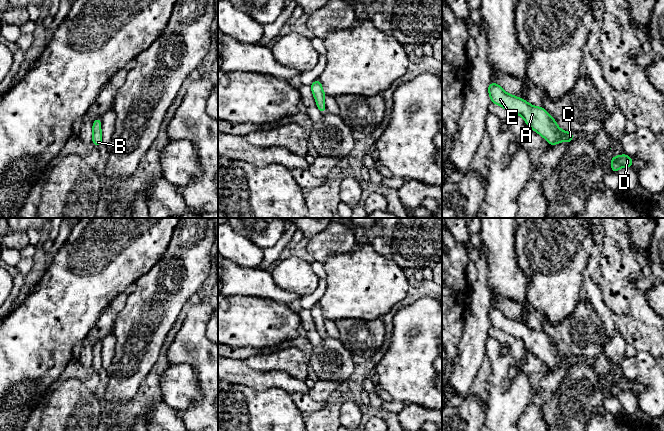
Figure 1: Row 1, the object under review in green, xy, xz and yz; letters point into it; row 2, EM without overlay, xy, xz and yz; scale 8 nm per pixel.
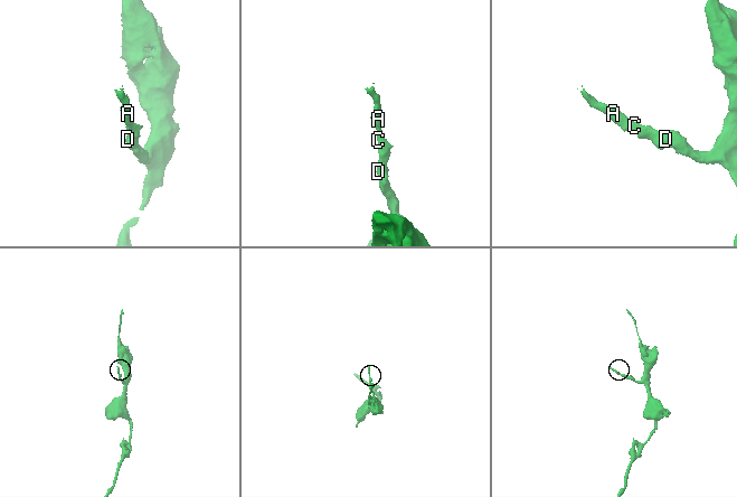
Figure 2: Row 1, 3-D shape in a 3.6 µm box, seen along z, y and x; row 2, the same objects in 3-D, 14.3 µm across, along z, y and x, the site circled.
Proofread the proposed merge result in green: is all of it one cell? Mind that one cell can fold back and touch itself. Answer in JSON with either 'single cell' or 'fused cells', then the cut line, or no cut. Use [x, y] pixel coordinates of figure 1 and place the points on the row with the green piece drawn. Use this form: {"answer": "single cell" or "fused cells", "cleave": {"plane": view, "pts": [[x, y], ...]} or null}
{"answer": "single cell", "cleave": null}

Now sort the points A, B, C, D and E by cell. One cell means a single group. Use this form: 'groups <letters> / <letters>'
groups A B C D E

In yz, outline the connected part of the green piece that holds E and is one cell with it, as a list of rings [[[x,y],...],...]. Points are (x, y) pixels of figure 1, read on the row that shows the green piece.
[[[492,81],[488,86],[488,93],[492,103],[522,116],[526,124],[545,138],[551,146],[563,140],[569,144],[573,140],[574,133],[561,130],[543,107],[533,106],[522,98],[506,93],[500,85]]]

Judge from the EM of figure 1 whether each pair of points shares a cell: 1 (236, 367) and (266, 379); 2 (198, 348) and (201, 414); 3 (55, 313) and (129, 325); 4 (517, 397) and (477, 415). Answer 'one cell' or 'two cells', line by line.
1: one cell
2: one cell
3: two cells
4: two cells

